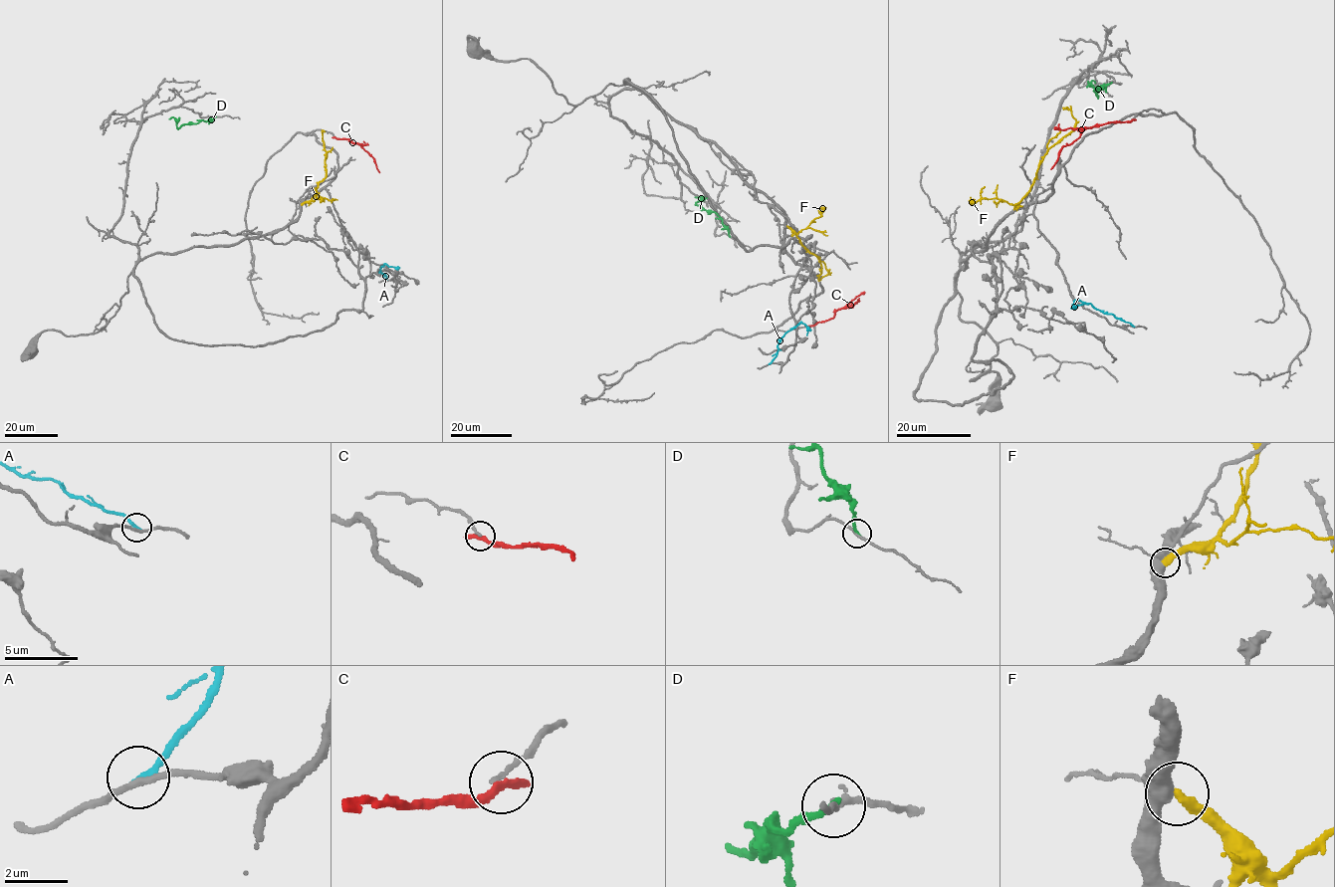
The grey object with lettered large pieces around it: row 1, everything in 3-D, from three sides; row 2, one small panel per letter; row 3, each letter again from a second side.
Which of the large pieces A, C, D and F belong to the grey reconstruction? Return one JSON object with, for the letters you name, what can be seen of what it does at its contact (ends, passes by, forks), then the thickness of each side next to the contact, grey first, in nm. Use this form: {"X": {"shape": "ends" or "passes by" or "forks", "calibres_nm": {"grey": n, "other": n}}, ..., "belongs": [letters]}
{"belongs": []}

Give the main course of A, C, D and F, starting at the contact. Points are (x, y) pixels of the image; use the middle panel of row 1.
A: (770, 363), (777, 353), (780, 337), (800, 323), (808, 330), (806, 335)
C: (811, 326), (832, 318), (838, 309), (852, 307), (859, 299)
D: (730, 236), (721, 217), (696, 203), (702, 198), (695, 197)
F: (786, 226), (806, 250), (819, 259), (822, 268), (818, 278), (828, 274), (829, 269)

